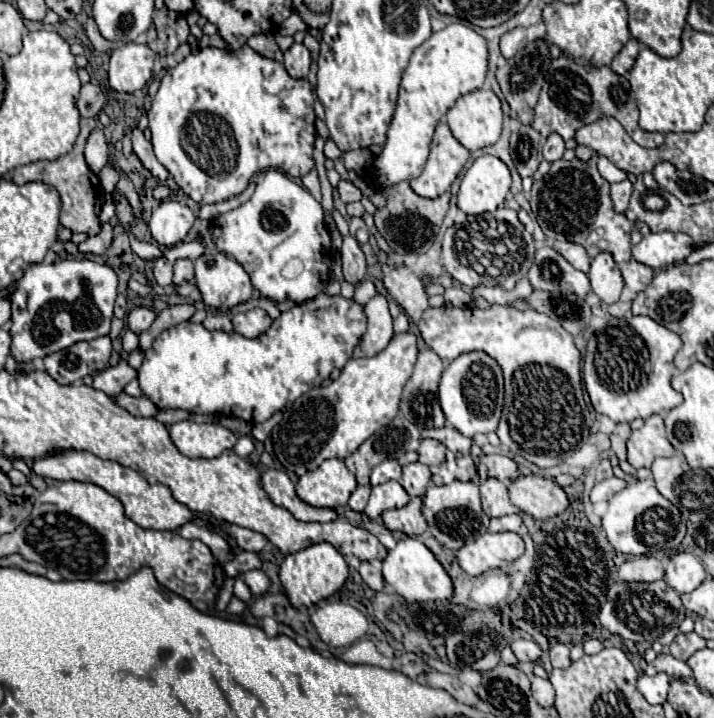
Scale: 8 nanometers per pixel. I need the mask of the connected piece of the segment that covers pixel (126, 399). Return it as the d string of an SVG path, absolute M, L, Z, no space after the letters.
M120 392L120 394L116 394L116 396L110 396L118 406L122 406L124 410L128 410L130 414L134 414L134 416L156 416L156 412L158 412L158 408L146 398L146 396L142 396L142 398L132 398L132 396L128 396L126 392Z

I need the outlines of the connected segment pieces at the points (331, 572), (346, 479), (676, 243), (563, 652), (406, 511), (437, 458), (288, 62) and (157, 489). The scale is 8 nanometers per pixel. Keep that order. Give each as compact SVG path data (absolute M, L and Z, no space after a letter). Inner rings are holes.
M320 542L320 544L312 544L300 552L288 554L284 558L284 562L280 564L280 582L282 588L290 600L292 606L300 606L302 596L310 598L312 602L320 602L328 596L332 596L334 592L338 592L342 588L342 584L348 578L348 564L344 560L344 556L328 542Z
M324 460L316 470L300 476L296 494L310 506L338 508L346 506L350 494L356 490L356 478L342 460Z
M652 232L648 236L644 236L634 248L632 248L632 256L658 270L670 264L678 264L684 262L684 258L694 250L692 238L688 234L682 232Z
M556 644L550 648L550 662L554 668L566 668L570 664L570 658L568 658L568 646L564 644Z
M412 498L404 508L384 511L381 517L389 530L406 532L408 536L418 536L426 530L426 520L420 508L422 500Z
M426 438L426 440L420 442L418 462L424 464L424 466L436 466L436 464L440 464L444 460L444 452L446 452L446 446L442 442Z
M292 44L284 52L284 68L294 78L306 78L310 70L310 52L304 44Z
M56 450L50 456L36 458L32 462L32 472L42 478L52 478L52 480L80 480L80 482L90 482L100 488L104 488L108 494L118 498L124 506L126 518L136 522L142 528L152 528L152 530L176 530L184 522L190 522L196 512L188 510L184 504L176 502L170 494L170 490L162 484L148 484L140 474L132 468L124 468L118 462L102 460L90 452L80 452L80 450Z

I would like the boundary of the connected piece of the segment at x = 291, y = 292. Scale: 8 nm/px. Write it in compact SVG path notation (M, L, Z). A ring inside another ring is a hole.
M276 168L266 170L264 176L258 180L256 192L252 194L252 198L246 204L212 218L208 232L210 232L212 242L216 244L218 250L222 250L224 254L230 254L232 258L236 258L244 266L244 270L250 274L252 286L264 298L274 300L278 304L286 302L286 300L292 300L296 304L312 300L326 288L326 284L330 280L332 244L330 244L330 232L324 222L322 206L320 206L320 202L314 200L314 196L304 186L294 182L282 170L276 170ZM290 262L294 264L294 278L284 274L284 268Z

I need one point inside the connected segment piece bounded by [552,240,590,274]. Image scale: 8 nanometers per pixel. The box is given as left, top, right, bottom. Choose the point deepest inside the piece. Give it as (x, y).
(574, 253)

